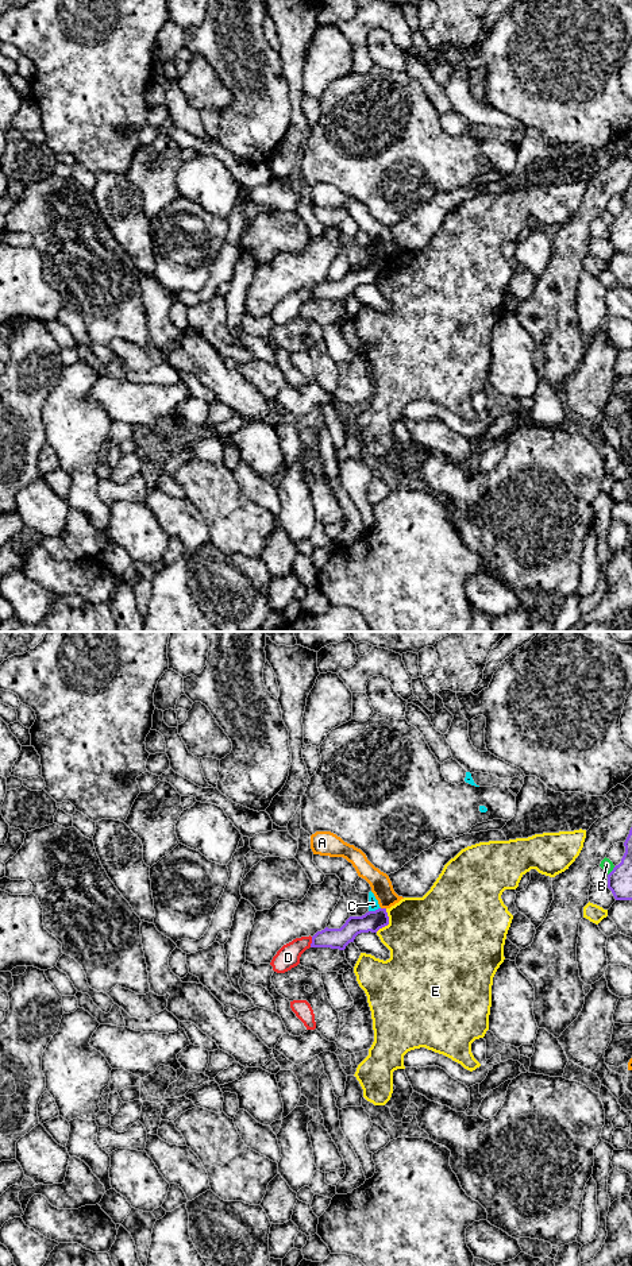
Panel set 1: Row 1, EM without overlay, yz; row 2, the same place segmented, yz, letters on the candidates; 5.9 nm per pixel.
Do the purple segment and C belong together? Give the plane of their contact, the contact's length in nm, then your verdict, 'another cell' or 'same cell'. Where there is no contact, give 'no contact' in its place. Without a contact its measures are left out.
contact in yz; length 80 nm; another cell

